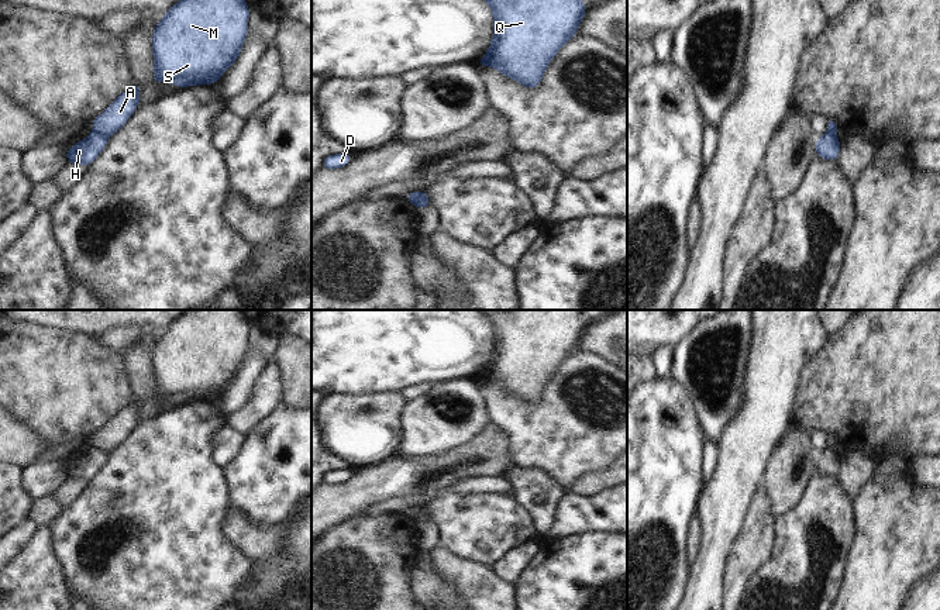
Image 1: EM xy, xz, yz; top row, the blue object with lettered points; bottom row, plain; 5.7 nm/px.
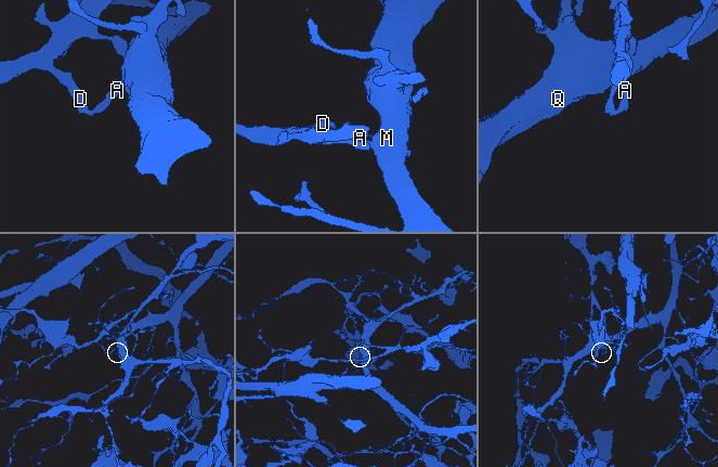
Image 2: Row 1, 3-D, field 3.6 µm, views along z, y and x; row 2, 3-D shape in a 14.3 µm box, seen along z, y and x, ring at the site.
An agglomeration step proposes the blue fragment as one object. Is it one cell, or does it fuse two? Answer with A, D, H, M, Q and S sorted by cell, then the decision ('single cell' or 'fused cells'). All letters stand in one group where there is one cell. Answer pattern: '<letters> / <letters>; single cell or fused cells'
A M Q S / D H; fused cells

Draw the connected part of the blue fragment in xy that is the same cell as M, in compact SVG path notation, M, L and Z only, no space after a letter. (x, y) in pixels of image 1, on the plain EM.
M186 310L155 341L152 397L176 403L214 400L238 373L248 349L247 323L241 310Z

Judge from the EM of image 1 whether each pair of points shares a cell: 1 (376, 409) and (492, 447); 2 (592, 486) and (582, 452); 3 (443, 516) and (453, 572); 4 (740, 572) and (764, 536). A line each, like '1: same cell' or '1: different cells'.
1: different cells
2: different cells
3: different cells
4: same cell

